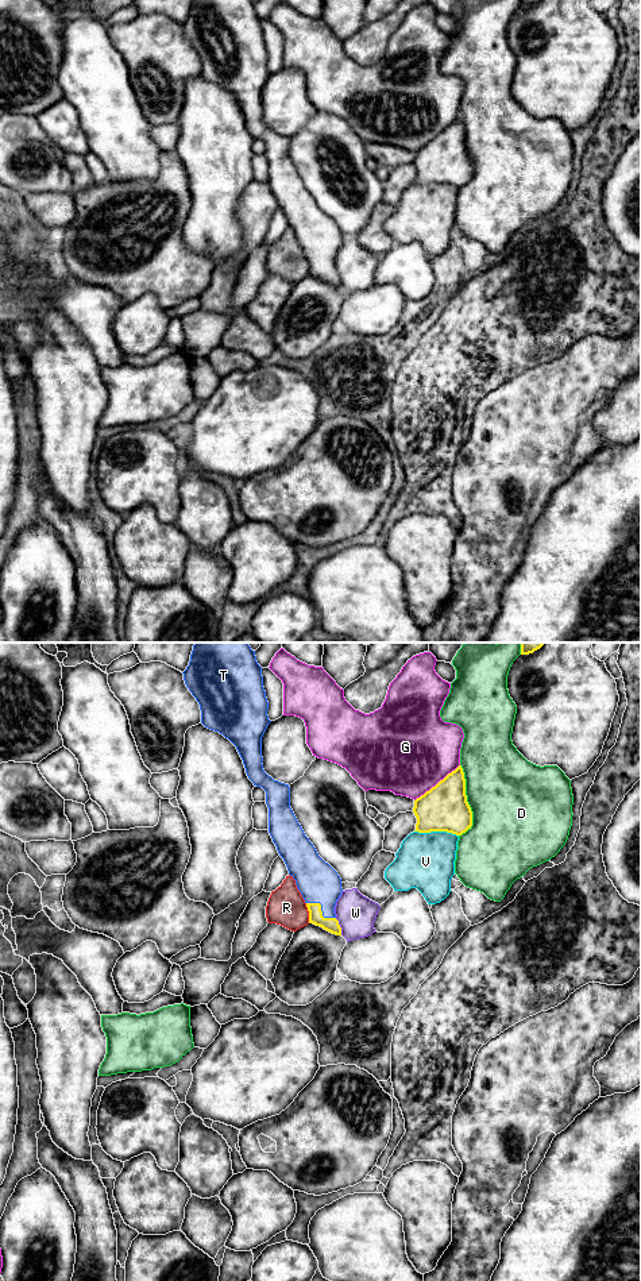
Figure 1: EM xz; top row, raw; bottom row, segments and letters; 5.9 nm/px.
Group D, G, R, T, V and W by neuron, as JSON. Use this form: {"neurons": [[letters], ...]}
{"neurons": [["D"], ["G"], ["R"], ["T"], ["V"], ["W"]]}

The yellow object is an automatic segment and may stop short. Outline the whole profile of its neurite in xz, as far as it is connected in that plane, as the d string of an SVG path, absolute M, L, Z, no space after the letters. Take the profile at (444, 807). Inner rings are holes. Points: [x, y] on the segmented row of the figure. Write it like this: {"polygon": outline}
{"polygon": "M462 765L414 800L418 833L447 832L462 836L472 826Z"}

